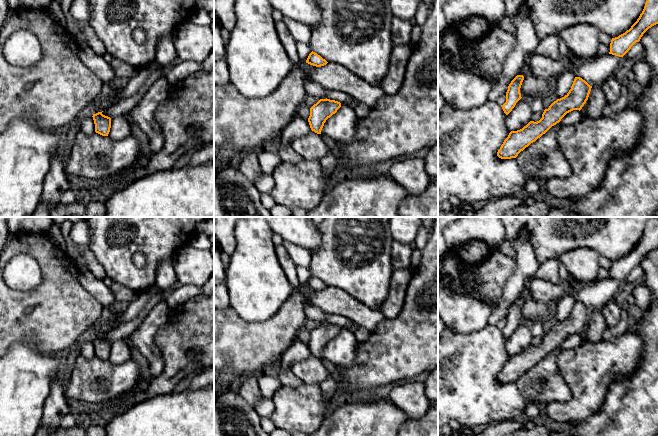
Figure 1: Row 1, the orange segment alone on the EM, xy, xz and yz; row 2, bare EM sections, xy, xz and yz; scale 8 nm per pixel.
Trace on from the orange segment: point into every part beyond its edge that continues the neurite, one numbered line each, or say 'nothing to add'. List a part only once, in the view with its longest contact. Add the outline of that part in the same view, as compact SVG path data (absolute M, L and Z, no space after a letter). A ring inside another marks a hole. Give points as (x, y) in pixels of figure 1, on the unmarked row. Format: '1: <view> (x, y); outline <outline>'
nothing to add

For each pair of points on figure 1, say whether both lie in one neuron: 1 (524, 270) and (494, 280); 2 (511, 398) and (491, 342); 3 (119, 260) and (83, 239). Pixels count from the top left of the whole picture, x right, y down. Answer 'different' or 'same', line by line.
1: different
2: same
3: different

